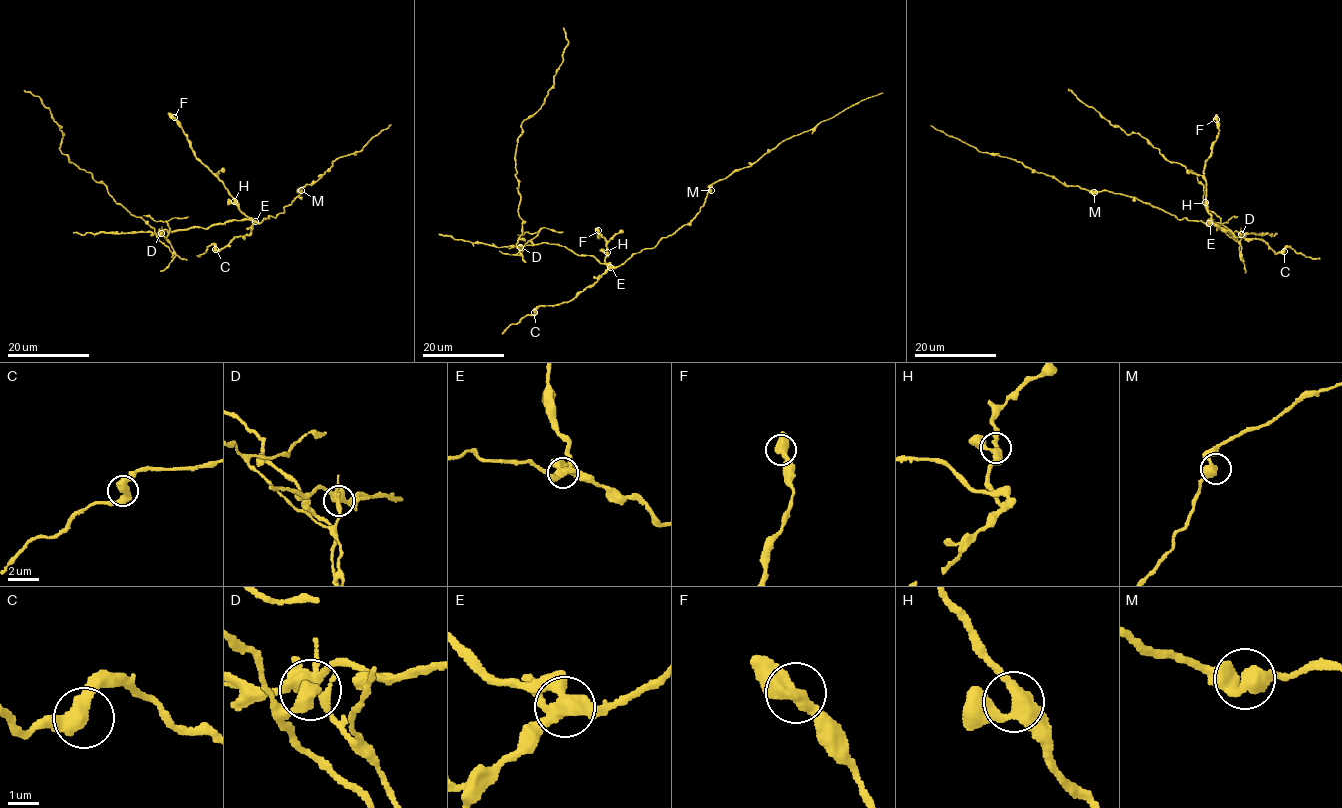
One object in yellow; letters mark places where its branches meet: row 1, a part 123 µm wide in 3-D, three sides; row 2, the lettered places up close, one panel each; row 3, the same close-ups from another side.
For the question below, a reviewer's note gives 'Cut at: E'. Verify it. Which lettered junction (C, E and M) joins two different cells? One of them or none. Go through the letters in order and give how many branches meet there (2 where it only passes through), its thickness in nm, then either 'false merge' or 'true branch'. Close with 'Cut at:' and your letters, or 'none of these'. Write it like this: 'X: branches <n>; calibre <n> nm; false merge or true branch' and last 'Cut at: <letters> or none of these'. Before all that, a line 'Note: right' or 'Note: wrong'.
Note: right
C: branches 2; calibre 440 nm; true branch
E: branches 3; calibre 360 nm; false merge
M: branches 2; calibre 440 nm; true branch
Cut at: E

